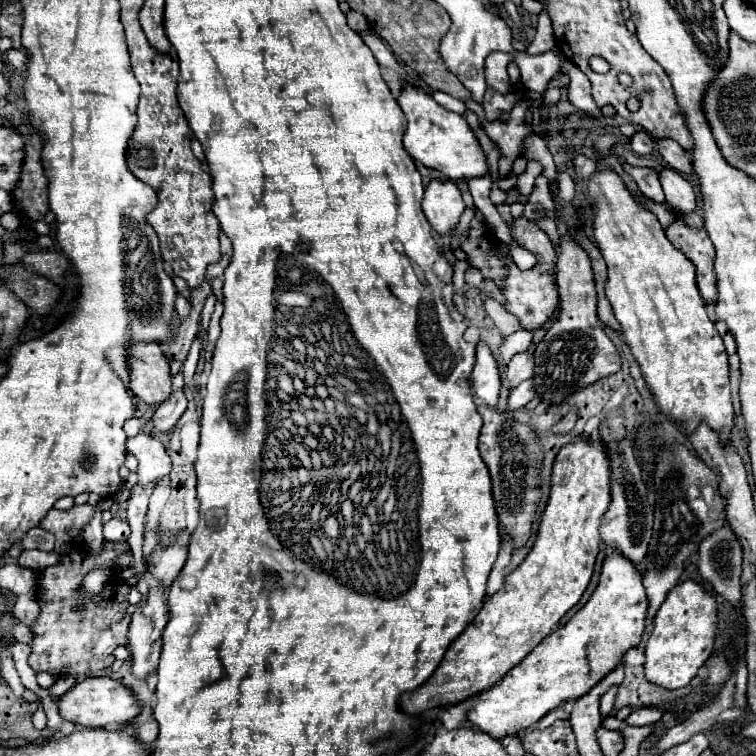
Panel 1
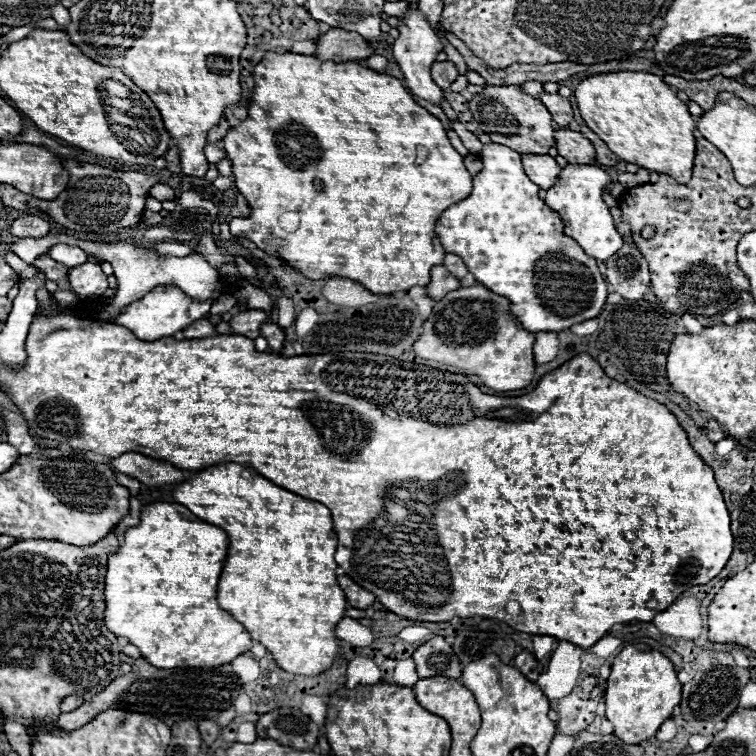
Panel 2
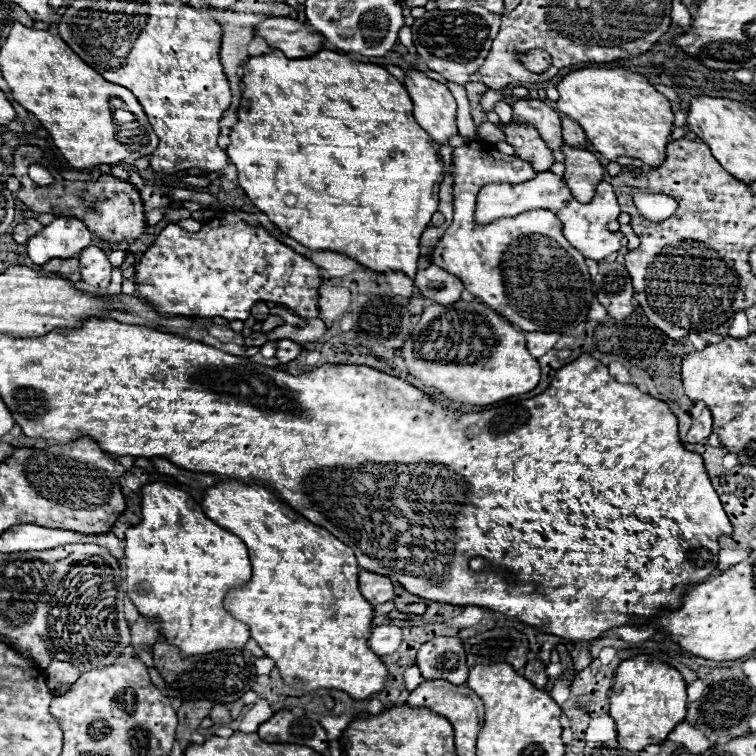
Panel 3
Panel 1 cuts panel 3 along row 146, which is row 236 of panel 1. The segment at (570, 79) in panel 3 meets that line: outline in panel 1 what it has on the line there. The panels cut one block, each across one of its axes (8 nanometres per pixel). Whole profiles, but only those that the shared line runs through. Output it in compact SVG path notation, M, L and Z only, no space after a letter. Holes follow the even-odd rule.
M610 170L594 174L588 182L588 190L594 202L594 238L608 264L606 296L614 308L616 320L622 324L624 340L638 360L660 412L688 432L692 432L700 422L708 422L722 440L728 440L734 422L728 354L718 330L706 314L706 304L696 286L694 264L670 244L658 218L630 196L618 174Z

